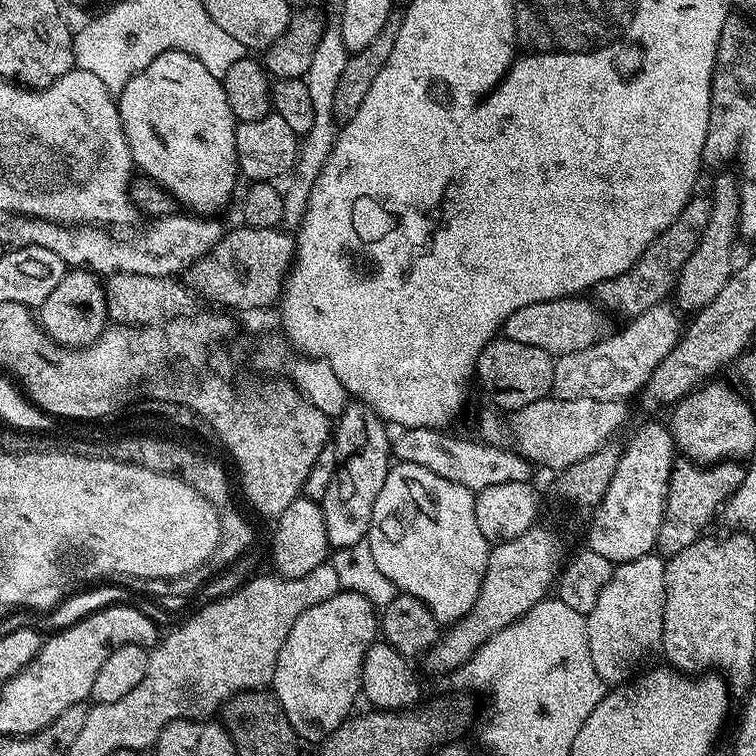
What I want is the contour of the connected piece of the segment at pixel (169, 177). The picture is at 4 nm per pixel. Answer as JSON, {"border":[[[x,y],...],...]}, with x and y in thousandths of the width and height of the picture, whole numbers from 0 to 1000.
{"border":[[[216,69],[193,87],[193,93],[177,98],[177,103],[167,108],[156,136],[176,218],[216,246],[233,263],[234,271],[243,274],[245,270],[250,282],[280,288],[306,267],[307,258],[310,265],[312,238],[317,233],[312,197],[315,160],[306,149],[292,102],[278,98],[278,93],[251,71]]]}

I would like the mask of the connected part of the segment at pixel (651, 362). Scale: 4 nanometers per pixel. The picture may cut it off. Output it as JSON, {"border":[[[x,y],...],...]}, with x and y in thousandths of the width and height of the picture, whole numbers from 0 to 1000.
{"border":[[[888,401],[866,402],[860,405],[860,410],[835,419],[827,427],[831,430],[821,439],[812,440],[813,438],[811,438],[808,442],[800,443],[799,448],[775,458],[775,463],[759,463],[747,471],[734,472],[735,483],[733,484],[729,522],[737,529],[786,526],[787,529],[823,530],[829,530],[831,524],[839,522],[840,519],[843,522],[857,507],[860,495],[865,495],[870,479],[876,479],[876,474],[881,474],[881,468],[886,468],[886,463],[892,463],[892,458],[898,452],[902,443],[902,423],[899,429],[898,415],[901,417]]]}

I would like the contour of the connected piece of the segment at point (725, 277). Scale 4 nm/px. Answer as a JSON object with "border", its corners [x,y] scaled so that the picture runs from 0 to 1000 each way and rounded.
{"border":[[[948,231],[942,239],[934,304],[929,304],[929,315],[918,336],[913,336],[907,352],[902,352],[898,365],[894,366],[892,397],[894,392],[893,401],[901,409],[911,407],[911,414],[915,415],[925,413],[946,394],[950,384],[955,384],[955,378],[960,378],[971,358],[968,327],[972,325],[978,312],[979,245],[972,231],[952,234]]]}

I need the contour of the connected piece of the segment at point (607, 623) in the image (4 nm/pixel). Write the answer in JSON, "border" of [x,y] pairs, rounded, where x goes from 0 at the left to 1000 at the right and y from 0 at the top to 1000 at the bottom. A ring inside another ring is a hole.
{"border":[[[868,733],[816,747],[786,807],[776,811],[782,876],[800,903],[827,903],[860,862],[873,857],[880,802],[878,749],[880,742]]]}

